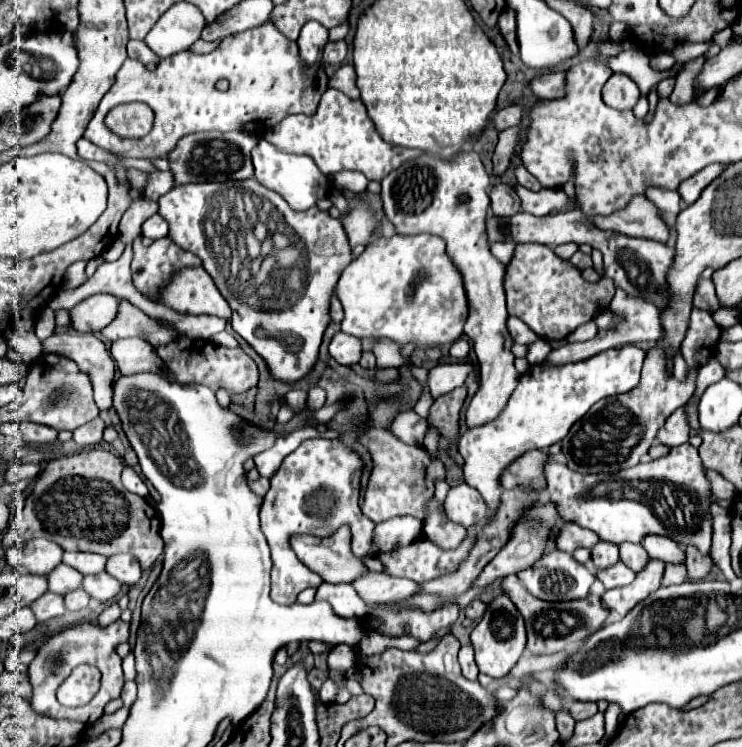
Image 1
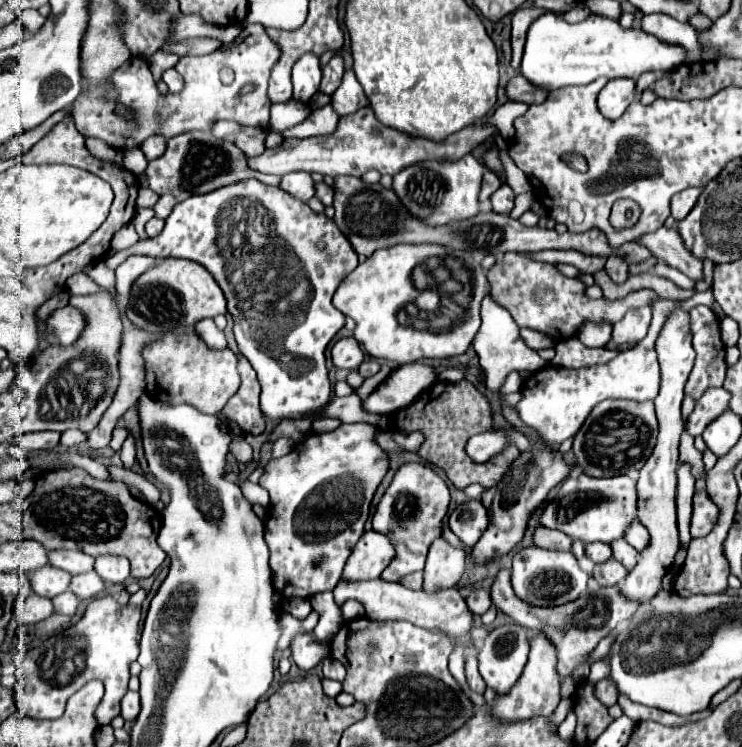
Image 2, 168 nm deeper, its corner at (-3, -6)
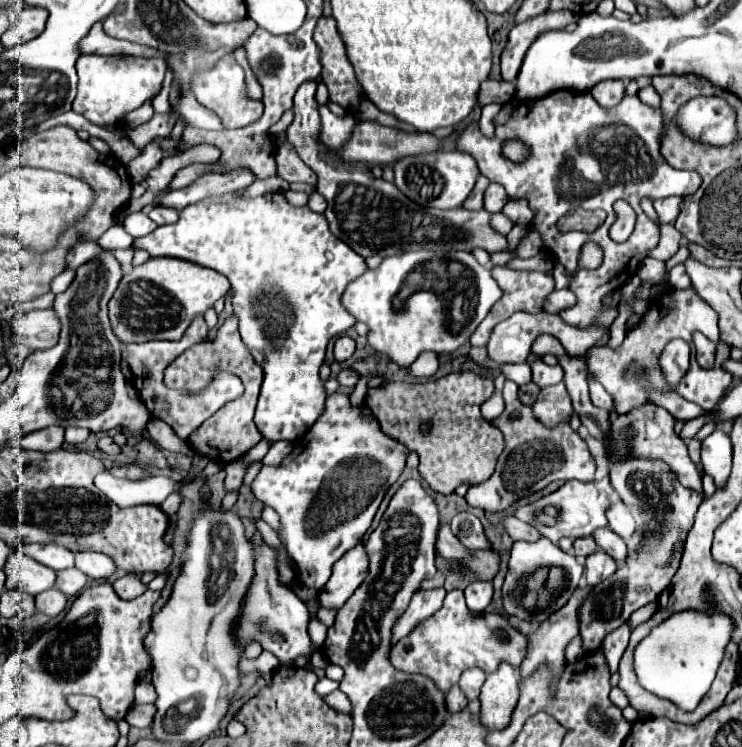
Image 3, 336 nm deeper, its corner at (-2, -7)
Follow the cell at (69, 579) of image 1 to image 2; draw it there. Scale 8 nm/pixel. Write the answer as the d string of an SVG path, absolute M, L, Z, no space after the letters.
M43 566L31 576L27 574L27 580L31 582L35 594L45 596L45 598L55 598L55 594L63 594L69 590L71 574L53 566Z

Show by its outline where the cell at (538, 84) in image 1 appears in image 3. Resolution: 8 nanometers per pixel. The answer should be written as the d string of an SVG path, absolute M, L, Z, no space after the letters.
M482 81L482 89L478 91L478 105L486 103L508 103L514 97L514 85L506 81Z

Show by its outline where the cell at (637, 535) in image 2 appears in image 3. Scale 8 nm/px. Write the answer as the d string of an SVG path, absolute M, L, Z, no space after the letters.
M614 501L610 505L610 511L606 511L606 519L608 519L608 527L616 531L624 541L632 539L636 531L636 521L632 511L622 501Z

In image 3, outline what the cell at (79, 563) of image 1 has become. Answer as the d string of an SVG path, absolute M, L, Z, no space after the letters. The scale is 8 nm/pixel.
M26 543L18 547L20 553L32 557L34 561L58 571L58 569L68 569L74 567L74 553L68 551L66 547L58 547L58 545L38 545L38 543Z

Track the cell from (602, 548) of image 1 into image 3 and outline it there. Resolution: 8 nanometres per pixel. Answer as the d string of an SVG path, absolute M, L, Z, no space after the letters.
M582 537L582 539L574 539L574 555L578 559L584 559L588 555L592 555L594 551L598 551L598 545L594 541L594 537Z

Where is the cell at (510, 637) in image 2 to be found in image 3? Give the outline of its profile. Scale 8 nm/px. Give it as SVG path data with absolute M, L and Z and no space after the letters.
M502 663L498 671L490 673L486 683L482 685L480 693L480 725L484 725L488 731L502 731L510 725L514 707L518 703L518 671L510 665Z

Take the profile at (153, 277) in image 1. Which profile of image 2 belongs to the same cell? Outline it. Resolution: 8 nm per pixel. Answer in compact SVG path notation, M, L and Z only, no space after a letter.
M137 208L136 214L133 218L133 224L136 228L136 232L139 235L140 240L145 240L148 238L145 232L145 224L148 220L154 217L154 211L152 208Z

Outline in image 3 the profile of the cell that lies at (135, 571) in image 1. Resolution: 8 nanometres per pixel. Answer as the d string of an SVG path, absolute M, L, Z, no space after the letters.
M88 551L74 553L74 567L90 579L108 579L116 571L116 565L108 555Z

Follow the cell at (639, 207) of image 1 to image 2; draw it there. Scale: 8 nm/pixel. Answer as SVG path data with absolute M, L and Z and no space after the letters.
M661 226L659 230L655 230L651 234L643 234L643 238L637 238L635 242L647 246L657 256L657 260L669 264L671 268L681 270L689 278L693 278L693 280L703 278L703 264L691 252L687 252L677 228L669 230L669 228Z

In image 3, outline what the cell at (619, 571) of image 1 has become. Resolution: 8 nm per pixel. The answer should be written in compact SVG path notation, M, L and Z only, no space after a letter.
M596 551L586 557L586 579L590 585L598 585L602 579L608 579L616 569L616 561L604 551Z

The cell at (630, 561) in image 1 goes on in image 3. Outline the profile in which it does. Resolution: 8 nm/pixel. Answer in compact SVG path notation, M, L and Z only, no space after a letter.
M600 527L598 531L594 531L592 535L598 541L598 547L604 549L608 555L612 555L616 559L616 563L622 563L628 555L628 547L624 543L622 537L618 537L614 531L610 531L608 527Z

